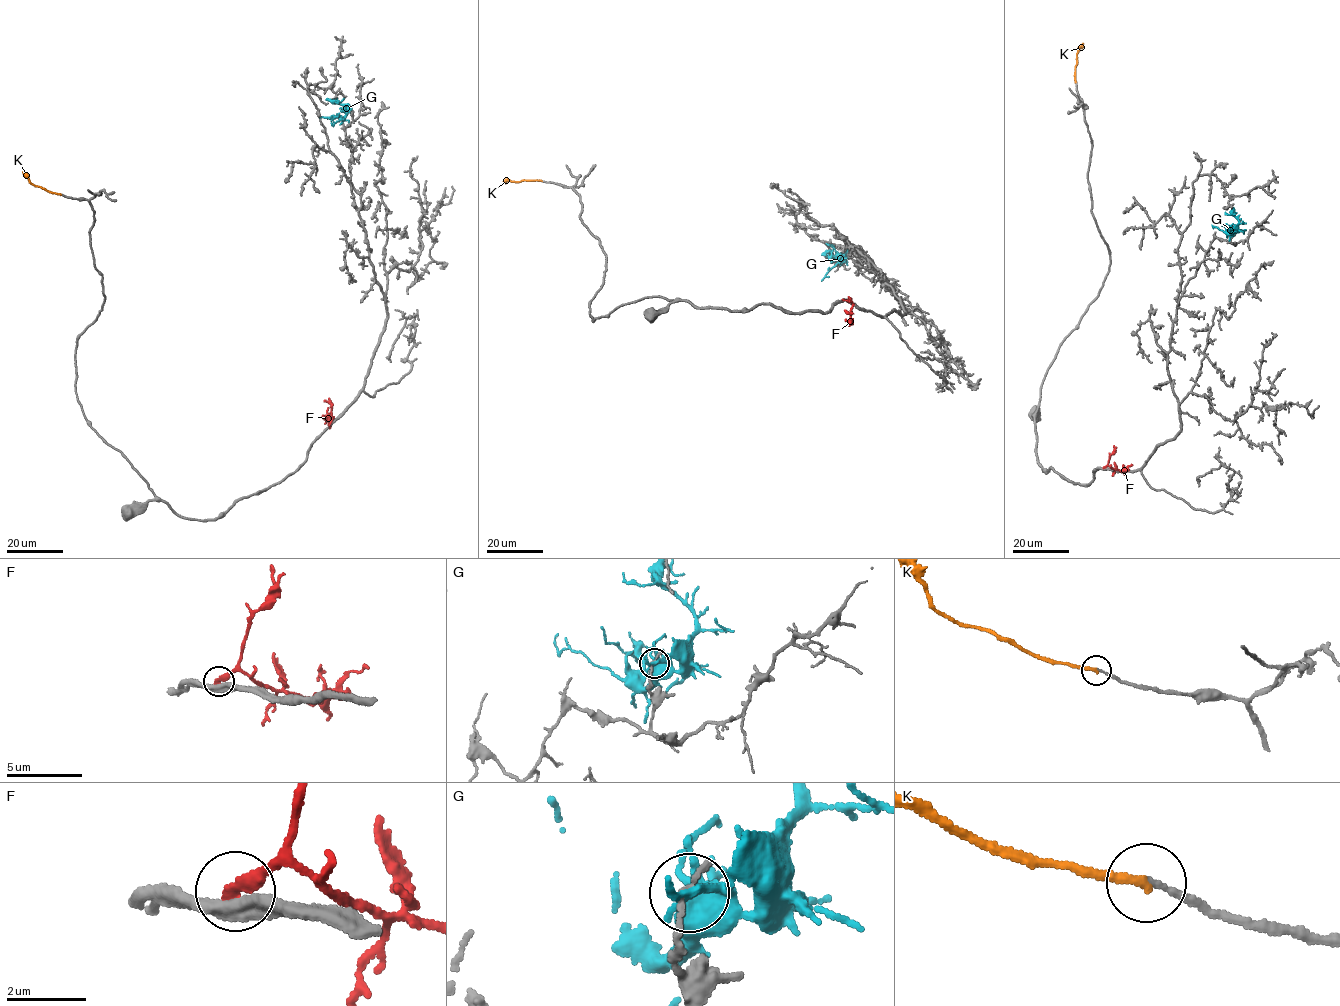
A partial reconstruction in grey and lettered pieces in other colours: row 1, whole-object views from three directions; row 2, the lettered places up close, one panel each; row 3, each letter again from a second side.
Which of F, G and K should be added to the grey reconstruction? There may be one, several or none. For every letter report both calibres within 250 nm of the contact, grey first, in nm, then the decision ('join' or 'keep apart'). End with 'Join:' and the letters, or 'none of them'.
F: calibres 400 and 260 nm; keep apart
G: calibres 160 and 190 nm; keep apart
K: calibres 140 and 200 nm; join
Join: K

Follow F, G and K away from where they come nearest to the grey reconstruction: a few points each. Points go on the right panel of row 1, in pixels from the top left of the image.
F: (1104, 467), (1109, 465), (1124, 470), (1132, 465)
G: (1231, 229), (1230, 236), (1237, 230), (1245, 230)
K: (1075, 82), (1076, 55), (1082, 43)

